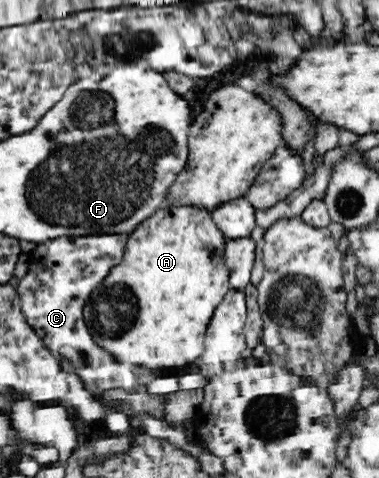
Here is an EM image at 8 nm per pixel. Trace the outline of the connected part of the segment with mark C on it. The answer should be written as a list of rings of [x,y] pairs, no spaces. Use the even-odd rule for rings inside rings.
[[[128,234],[61,236],[36,244],[29,253],[27,274],[16,286],[22,315],[43,340],[46,348],[58,359],[64,372],[82,377],[84,385],[95,395],[103,390],[122,388],[126,394],[166,395],[183,390],[203,388],[209,379],[202,376],[195,363],[170,370],[150,369],[137,364],[127,365],[98,345],[83,316],[83,308],[93,290],[116,264],[122,262]],[[28,290],[34,298],[28,298]]]

